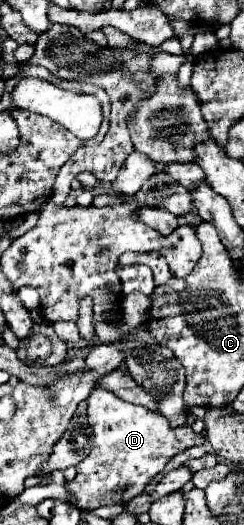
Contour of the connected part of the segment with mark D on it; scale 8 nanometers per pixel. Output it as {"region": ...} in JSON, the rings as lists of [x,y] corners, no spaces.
{"region":[[[103,387],[91,391],[87,419],[93,429],[93,447],[85,461],[77,465],[77,477],[67,483],[73,505],[85,509],[129,503],[145,491],[151,477],[163,471],[173,455],[205,443],[203,433],[195,433],[187,425],[173,429],[161,413],[127,403]]]}

